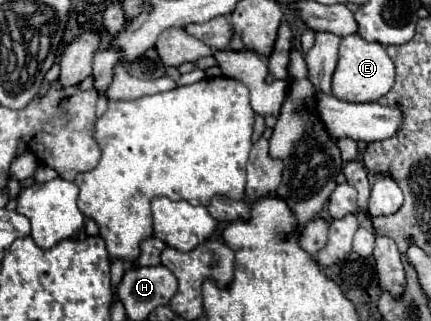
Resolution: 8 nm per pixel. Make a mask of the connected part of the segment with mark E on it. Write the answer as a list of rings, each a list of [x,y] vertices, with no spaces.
[[[360,35],[342,37],[340,57],[332,77],[332,95],[352,103],[372,103],[390,91],[394,85],[394,61],[380,43],[368,43]]]

